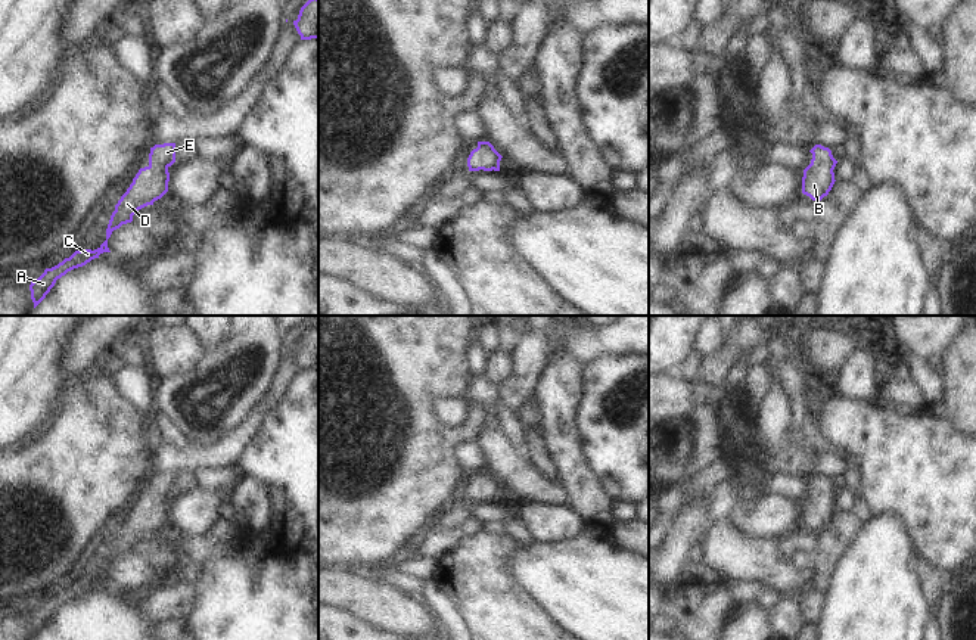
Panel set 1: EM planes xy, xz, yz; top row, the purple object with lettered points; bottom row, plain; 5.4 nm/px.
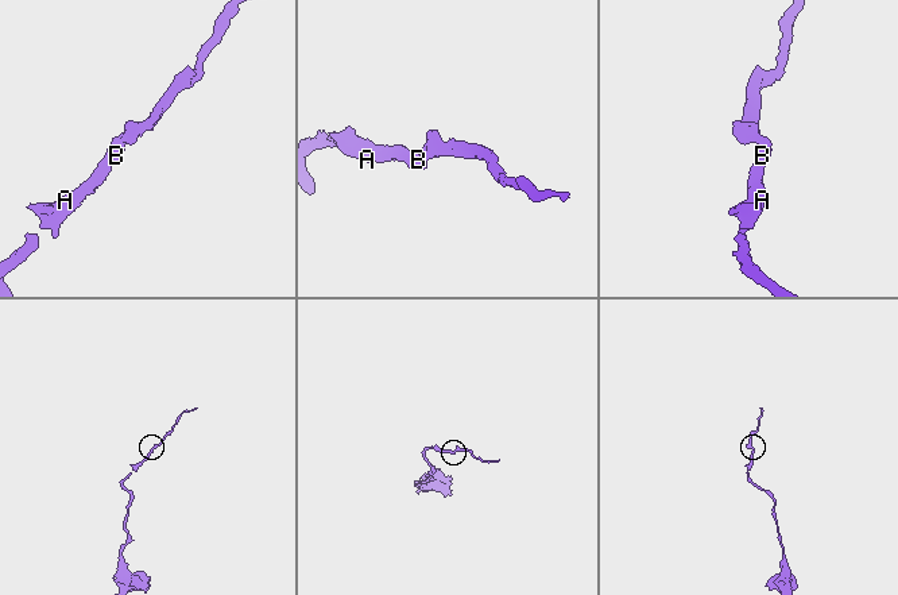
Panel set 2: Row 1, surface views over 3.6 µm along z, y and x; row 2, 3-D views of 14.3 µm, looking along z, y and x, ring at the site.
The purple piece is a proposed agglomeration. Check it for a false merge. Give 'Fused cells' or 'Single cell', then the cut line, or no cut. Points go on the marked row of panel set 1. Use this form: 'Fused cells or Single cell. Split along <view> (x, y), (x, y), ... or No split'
Single cell. No split

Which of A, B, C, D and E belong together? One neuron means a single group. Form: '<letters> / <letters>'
A B C D E

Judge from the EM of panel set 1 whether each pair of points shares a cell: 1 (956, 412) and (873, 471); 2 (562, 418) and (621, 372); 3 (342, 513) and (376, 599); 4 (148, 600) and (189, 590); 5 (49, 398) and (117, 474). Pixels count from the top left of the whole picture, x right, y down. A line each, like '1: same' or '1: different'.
1: different
2: different
3: different
4: same
5: different

